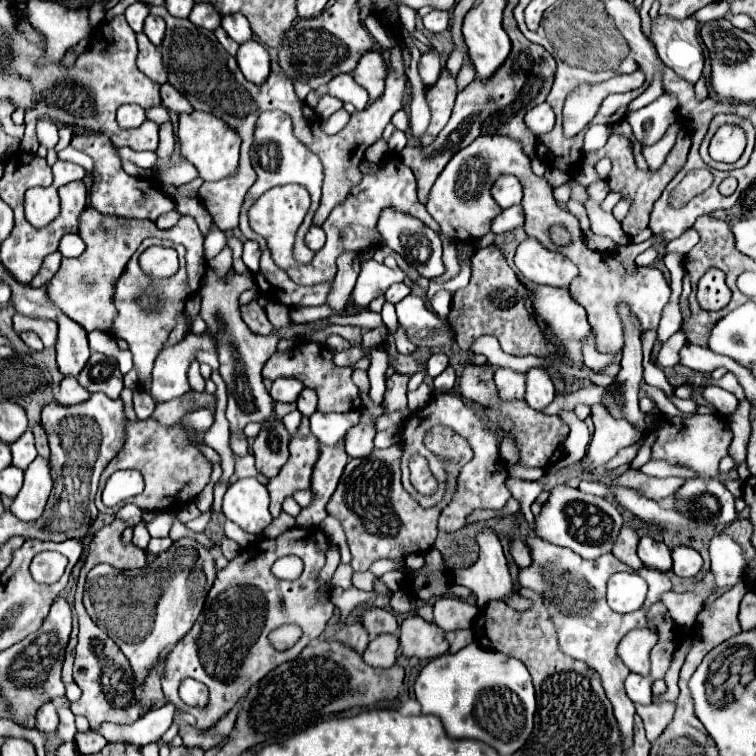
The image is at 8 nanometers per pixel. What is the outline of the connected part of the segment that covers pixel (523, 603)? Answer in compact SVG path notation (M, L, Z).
M515 592L512 597L506 598L506 600L503 601L515 610L520 611L526 610L532 606L532 601L522 597L518 592Z

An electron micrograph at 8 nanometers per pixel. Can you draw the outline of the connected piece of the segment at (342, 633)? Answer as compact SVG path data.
M360 622L342 626L342 628L336 632L336 640L340 640L340 642L352 646L356 652L364 652L366 646L370 644L368 632L366 632L366 628L364 628Z

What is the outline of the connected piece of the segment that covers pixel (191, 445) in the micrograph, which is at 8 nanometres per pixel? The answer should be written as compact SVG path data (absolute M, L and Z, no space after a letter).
M154 418L140 420L140 422L128 422L128 440L122 446L122 450L108 462L108 466L102 472L100 488L104 486L106 478L115 471L123 468L135 468L144 476L146 488L142 494L134 496L132 502L142 510L166 510L170 506L186 504L188 500L196 498L196 494L202 492L202 488L208 484L213 465L206 460L206 456L200 452L196 442L188 442L184 424L172 424L164 426Z

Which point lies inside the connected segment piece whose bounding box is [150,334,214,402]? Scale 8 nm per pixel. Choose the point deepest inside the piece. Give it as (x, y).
(169, 380)

